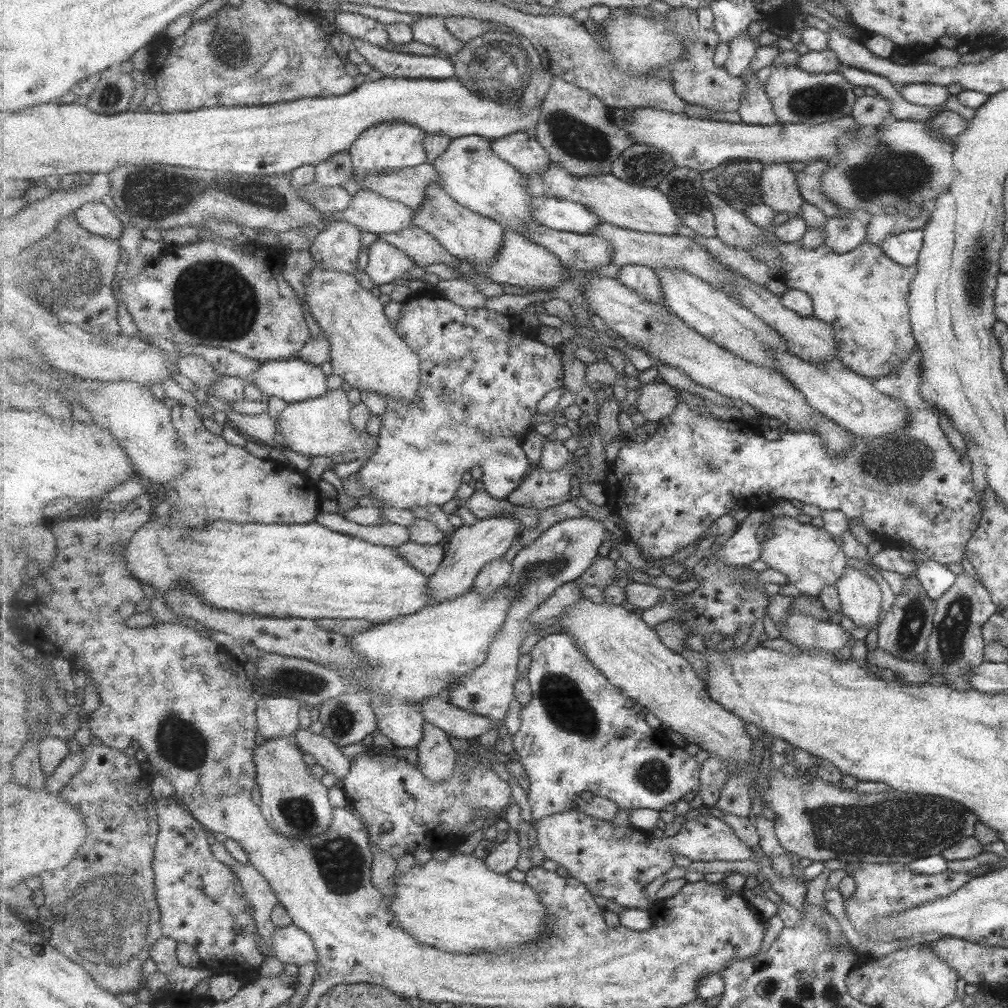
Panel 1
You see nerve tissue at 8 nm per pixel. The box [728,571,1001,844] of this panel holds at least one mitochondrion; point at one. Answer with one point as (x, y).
(955, 622)

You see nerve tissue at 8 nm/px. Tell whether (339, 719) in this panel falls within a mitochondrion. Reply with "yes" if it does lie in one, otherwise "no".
yes

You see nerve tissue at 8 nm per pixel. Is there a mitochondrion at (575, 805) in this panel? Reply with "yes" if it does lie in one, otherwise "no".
no

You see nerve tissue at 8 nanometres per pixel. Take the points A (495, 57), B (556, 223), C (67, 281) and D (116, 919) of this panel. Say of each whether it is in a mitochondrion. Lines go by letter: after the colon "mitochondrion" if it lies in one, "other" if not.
A: mitochondrion
B: other
C: mitochondrion
D: mitochondrion

